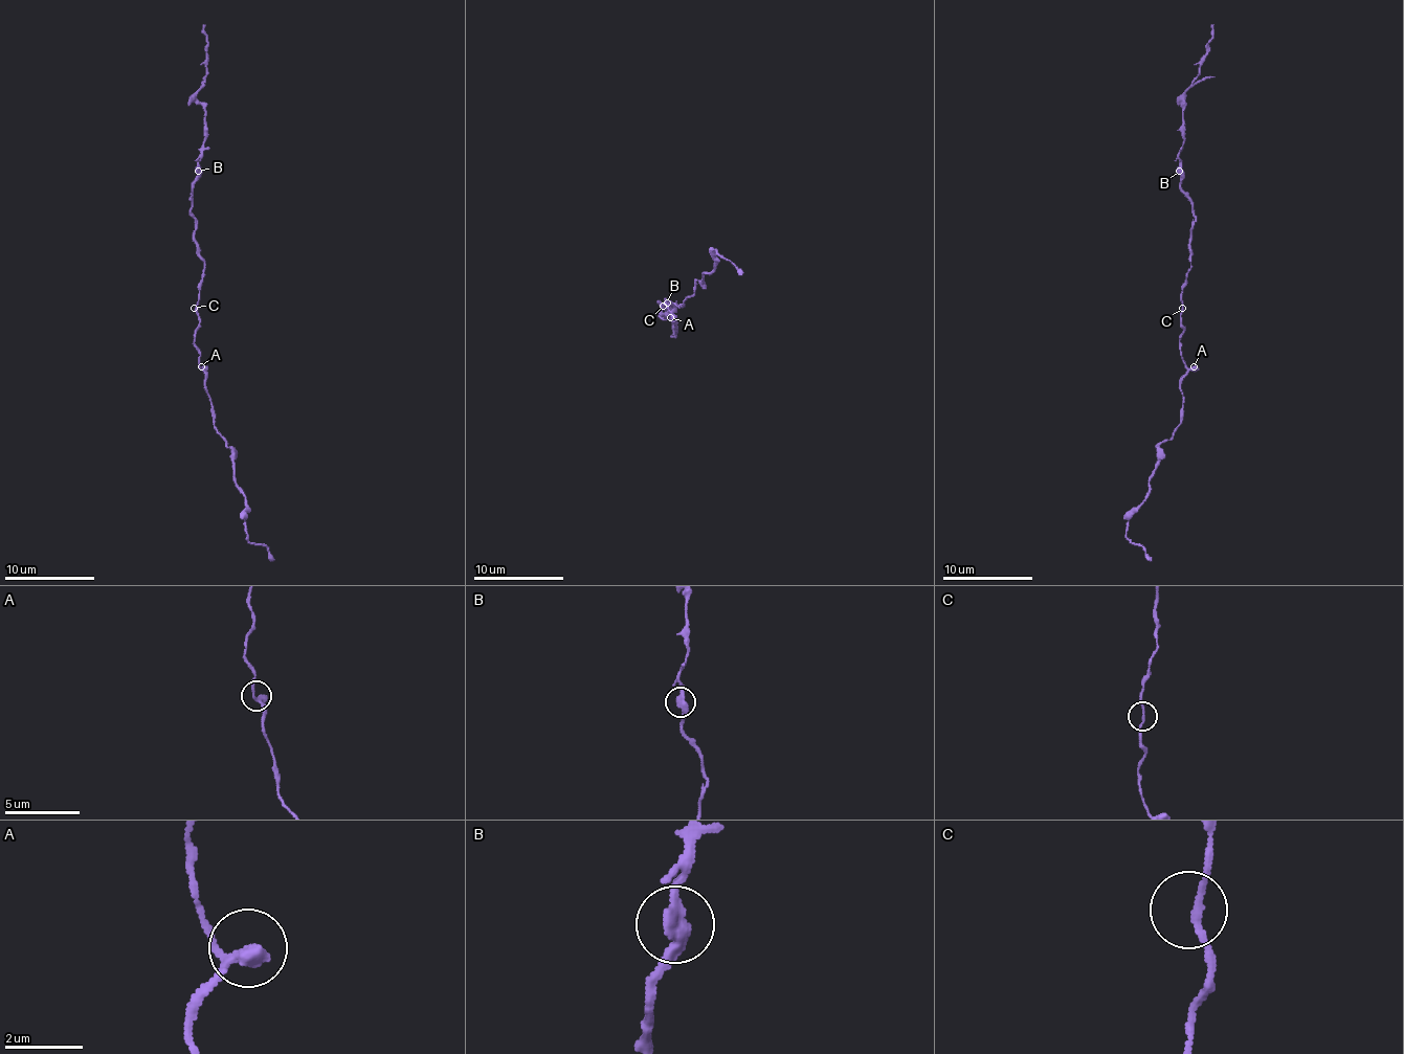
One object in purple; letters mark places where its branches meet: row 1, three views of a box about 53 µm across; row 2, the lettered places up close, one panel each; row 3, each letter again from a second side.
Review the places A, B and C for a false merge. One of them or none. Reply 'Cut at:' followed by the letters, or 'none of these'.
Cut at: B

